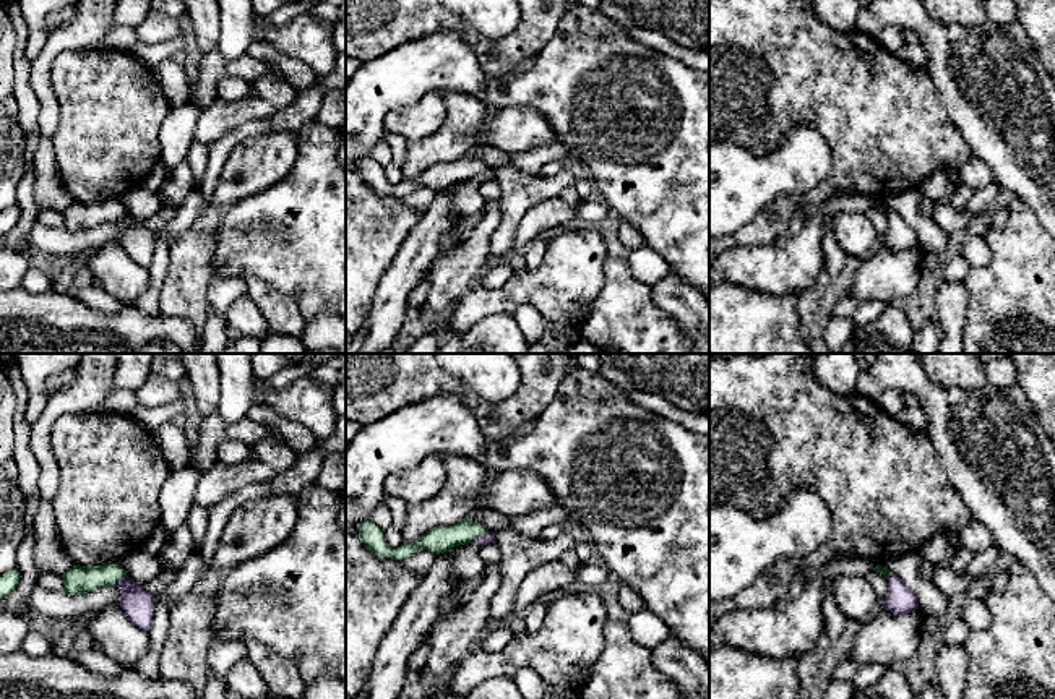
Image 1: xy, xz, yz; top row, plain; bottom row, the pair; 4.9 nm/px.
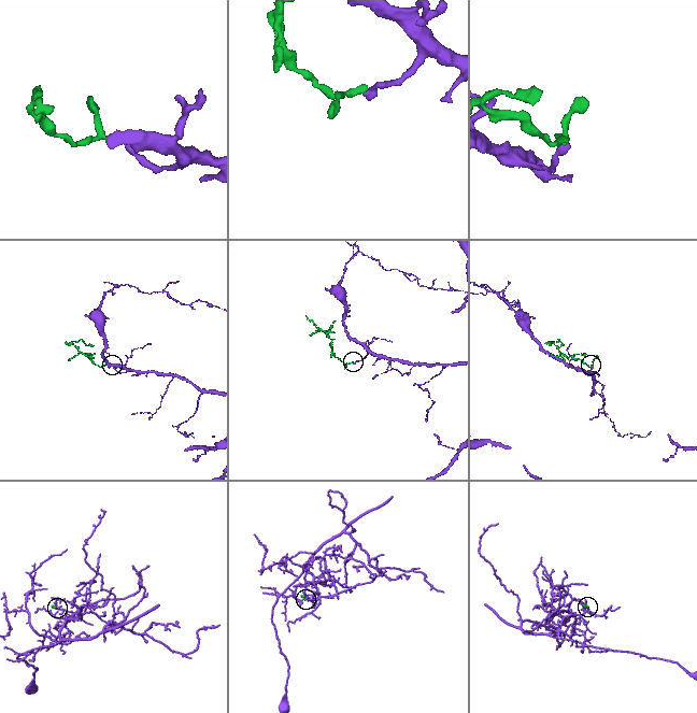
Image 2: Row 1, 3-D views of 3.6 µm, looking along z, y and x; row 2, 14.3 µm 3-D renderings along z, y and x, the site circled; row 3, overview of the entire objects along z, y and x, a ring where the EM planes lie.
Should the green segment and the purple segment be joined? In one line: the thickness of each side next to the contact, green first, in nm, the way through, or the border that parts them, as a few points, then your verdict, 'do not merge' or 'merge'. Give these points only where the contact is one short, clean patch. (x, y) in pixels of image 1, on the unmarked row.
130/60 nm | along xz (487, 167), (473, 179) | do not merge

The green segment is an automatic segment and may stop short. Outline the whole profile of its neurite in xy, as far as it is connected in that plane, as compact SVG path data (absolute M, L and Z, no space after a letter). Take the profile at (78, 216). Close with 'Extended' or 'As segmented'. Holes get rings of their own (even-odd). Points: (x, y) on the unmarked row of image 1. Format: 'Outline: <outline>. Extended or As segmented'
Outline: M102 199L97 203L75 201L62 211L68 232L84 232L104 222L115 222L127 208L120 199Z. As segmented

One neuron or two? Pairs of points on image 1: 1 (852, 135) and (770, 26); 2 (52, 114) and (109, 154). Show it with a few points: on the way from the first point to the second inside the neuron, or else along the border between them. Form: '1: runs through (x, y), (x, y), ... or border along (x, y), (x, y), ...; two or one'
1: runs through (844, 107), (791, 54); one
2: border along (49, 81), (59, 106), (55, 156); two

